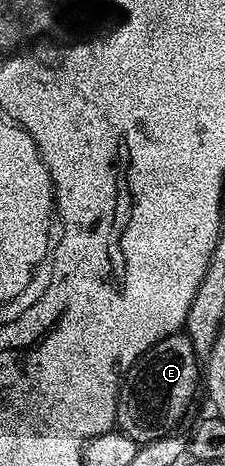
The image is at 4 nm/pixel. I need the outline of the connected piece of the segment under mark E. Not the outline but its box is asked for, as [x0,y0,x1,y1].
[117,333,200,442]

